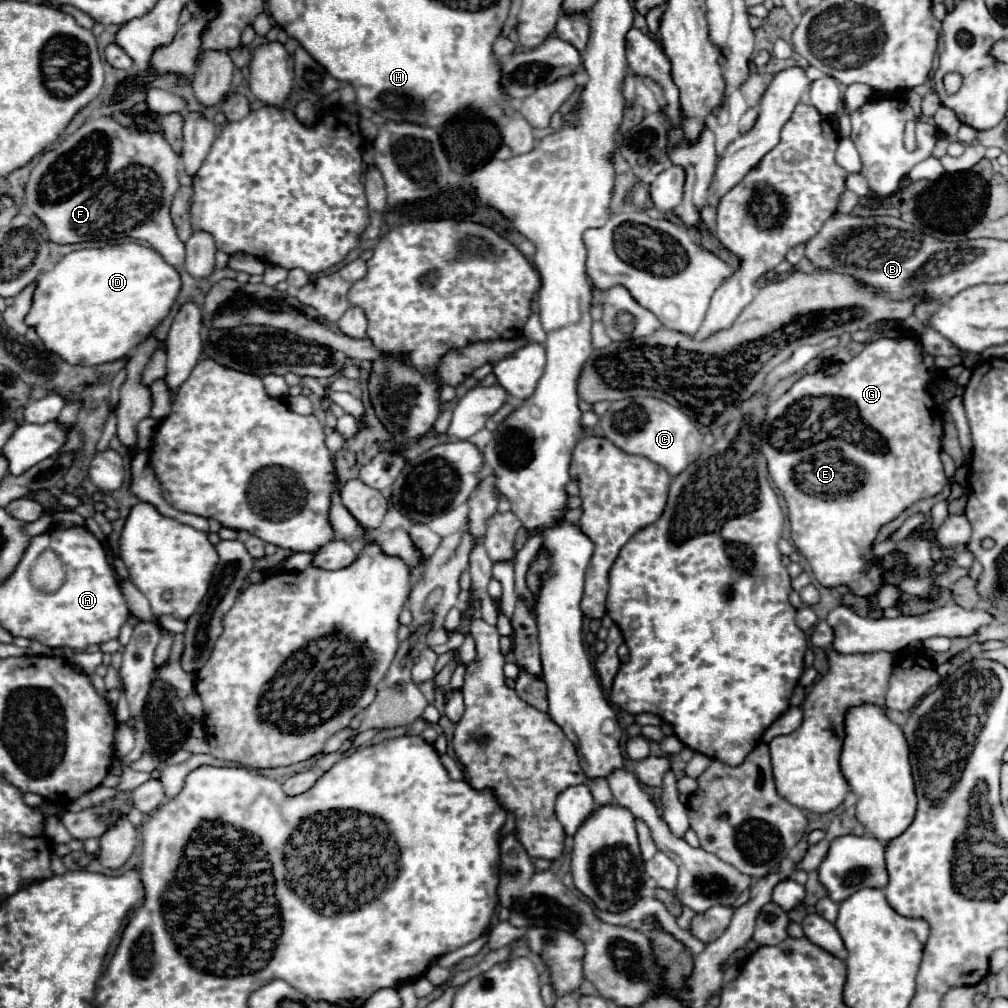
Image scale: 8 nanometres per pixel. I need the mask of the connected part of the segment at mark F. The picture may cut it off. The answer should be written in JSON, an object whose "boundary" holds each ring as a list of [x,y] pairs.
{"boundary":[[[111,117],[83,123],[55,149],[43,153],[25,183],[25,205],[29,213],[45,223],[53,243],[119,241],[127,237],[147,241],[163,259],[181,267],[185,243],[177,237],[171,221],[171,201],[179,183],[181,159],[157,133],[135,133],[135,125],[121,127]]]}

